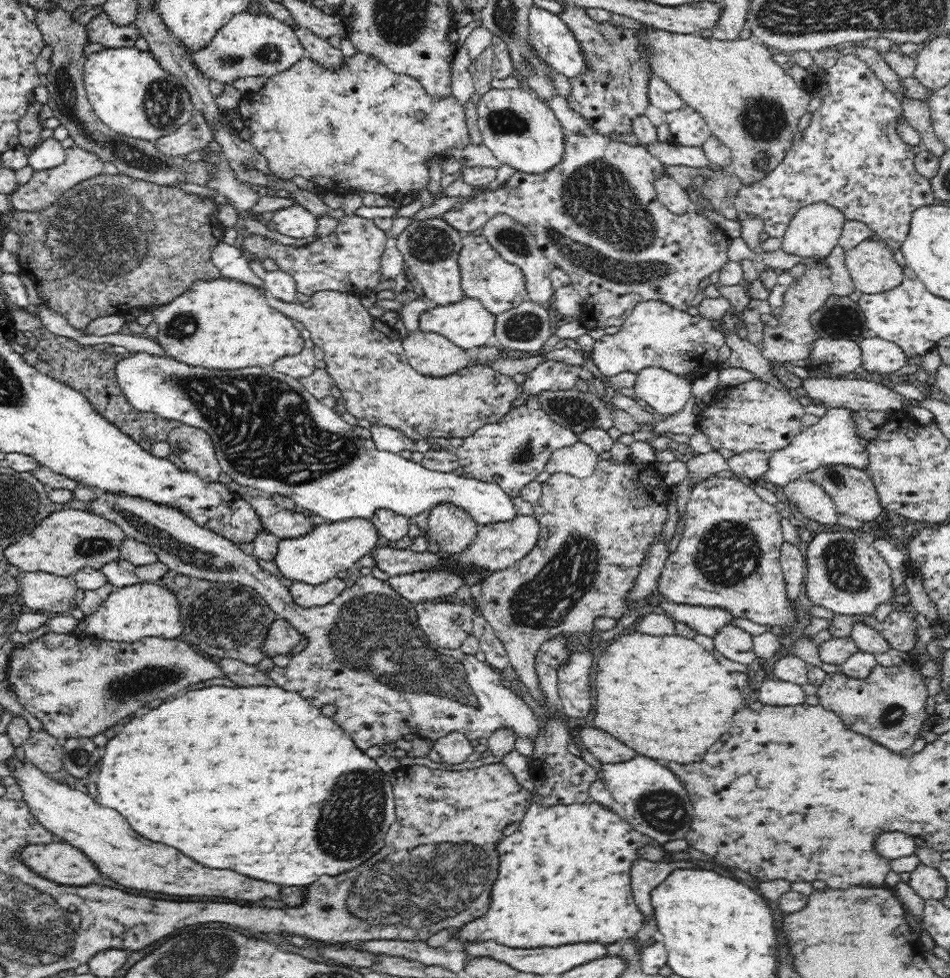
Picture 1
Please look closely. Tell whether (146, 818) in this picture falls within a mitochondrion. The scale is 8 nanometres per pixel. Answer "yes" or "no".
no

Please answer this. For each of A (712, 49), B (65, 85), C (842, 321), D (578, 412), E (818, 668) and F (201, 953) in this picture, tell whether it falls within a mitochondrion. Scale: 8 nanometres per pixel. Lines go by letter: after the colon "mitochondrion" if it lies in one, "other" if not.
A: other
B: mitochondrion
C: mitochondrion
D: mitochondrion
E: other
F: mitochondrion

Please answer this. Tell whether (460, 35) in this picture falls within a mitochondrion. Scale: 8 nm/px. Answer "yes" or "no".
no

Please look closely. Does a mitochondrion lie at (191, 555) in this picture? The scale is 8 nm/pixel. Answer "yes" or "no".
yes

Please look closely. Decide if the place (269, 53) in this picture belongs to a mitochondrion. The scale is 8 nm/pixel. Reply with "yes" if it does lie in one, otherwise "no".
yes

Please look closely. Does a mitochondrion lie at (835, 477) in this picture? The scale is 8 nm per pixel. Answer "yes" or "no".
yes

